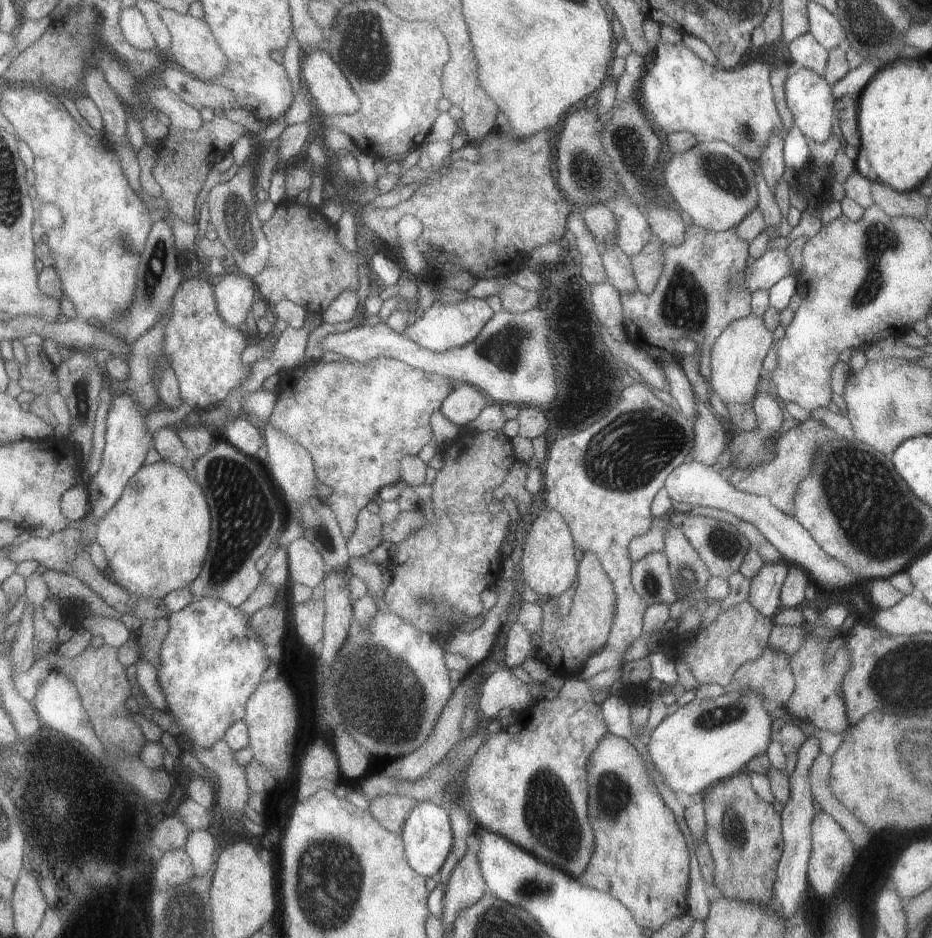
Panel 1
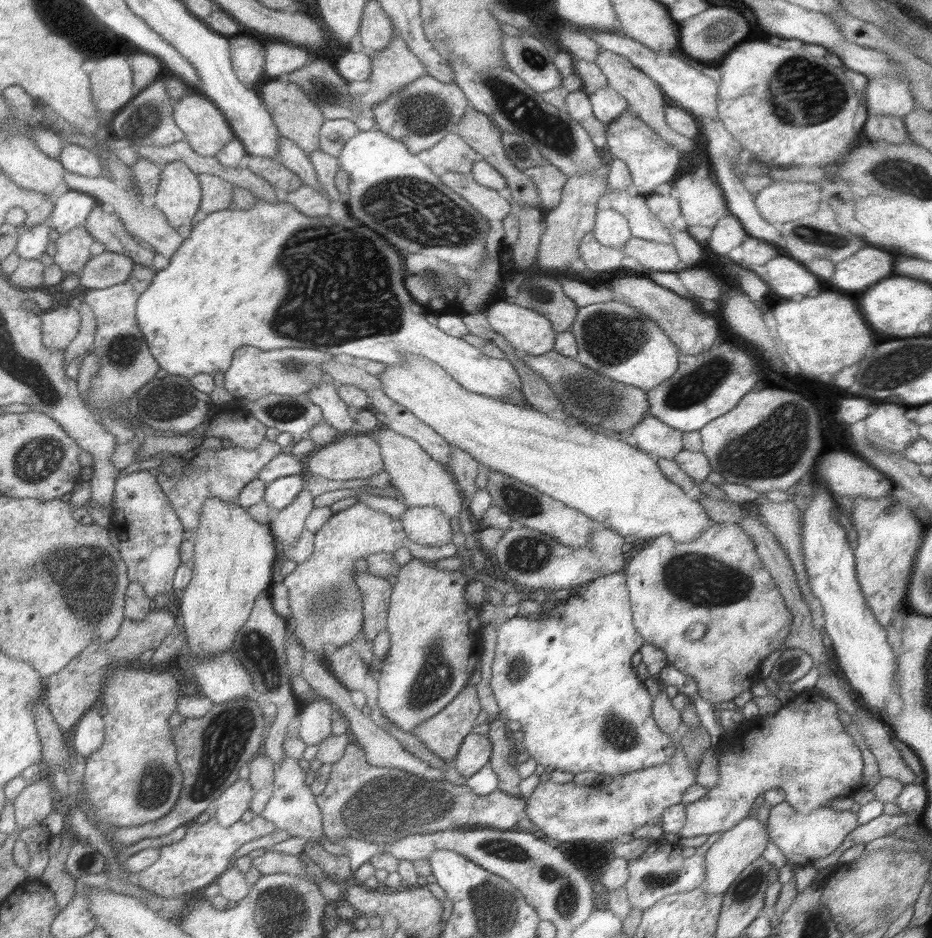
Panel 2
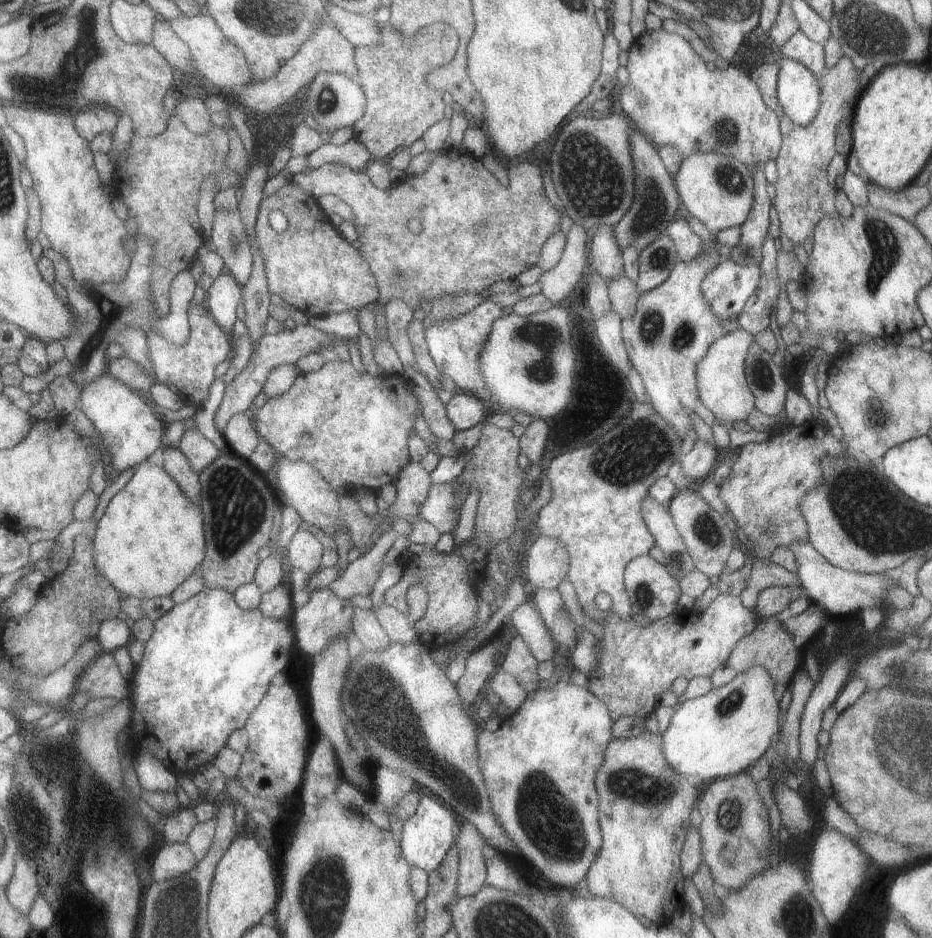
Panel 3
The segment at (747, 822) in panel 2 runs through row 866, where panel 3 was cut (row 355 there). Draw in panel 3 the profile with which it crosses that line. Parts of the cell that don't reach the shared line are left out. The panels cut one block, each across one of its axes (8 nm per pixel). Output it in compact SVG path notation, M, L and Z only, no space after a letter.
M735 330L719 336L715 342L709 344L707 354L695 368L695 378L697 378L697 396L701 404L713 414L713 418L725 428L731 430L733 422L745 422L749 412L755 410L755 400L747 388L745 382L745 356L749 354L749 344L755 342L755 336L745 332L745 330Z

